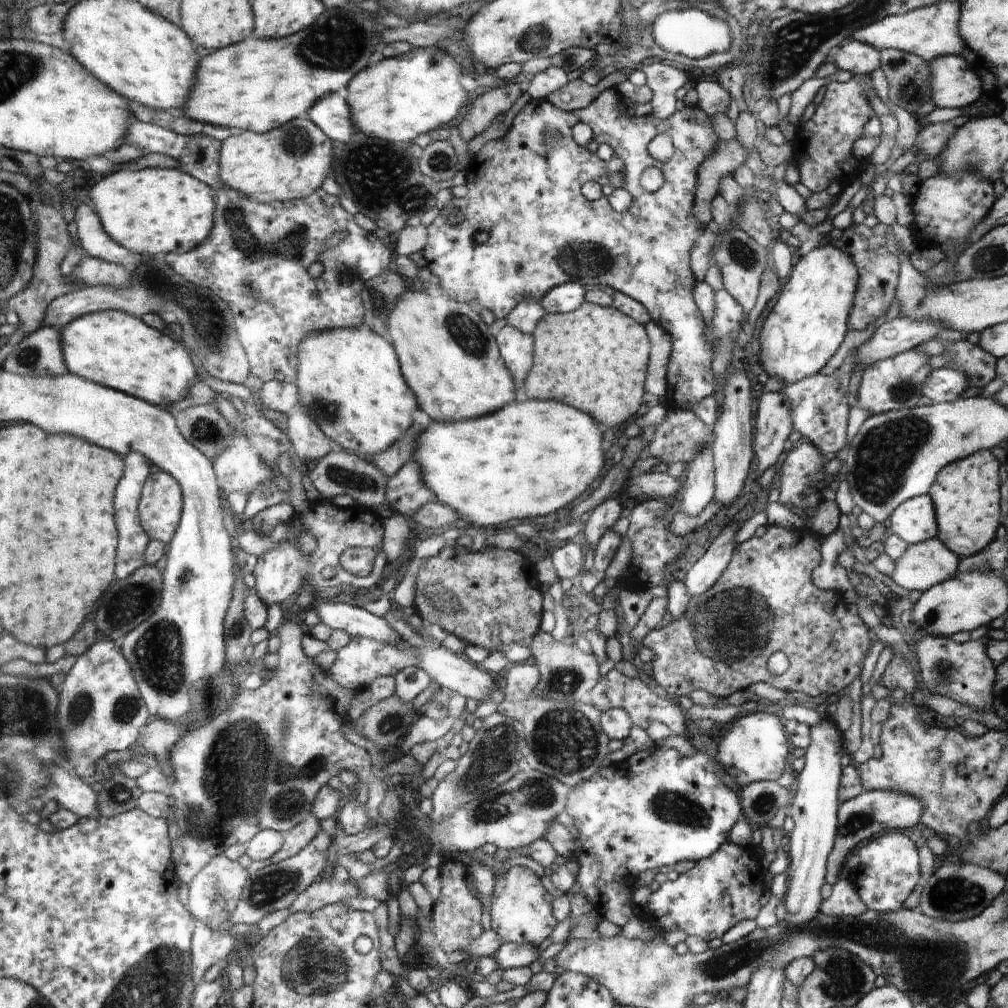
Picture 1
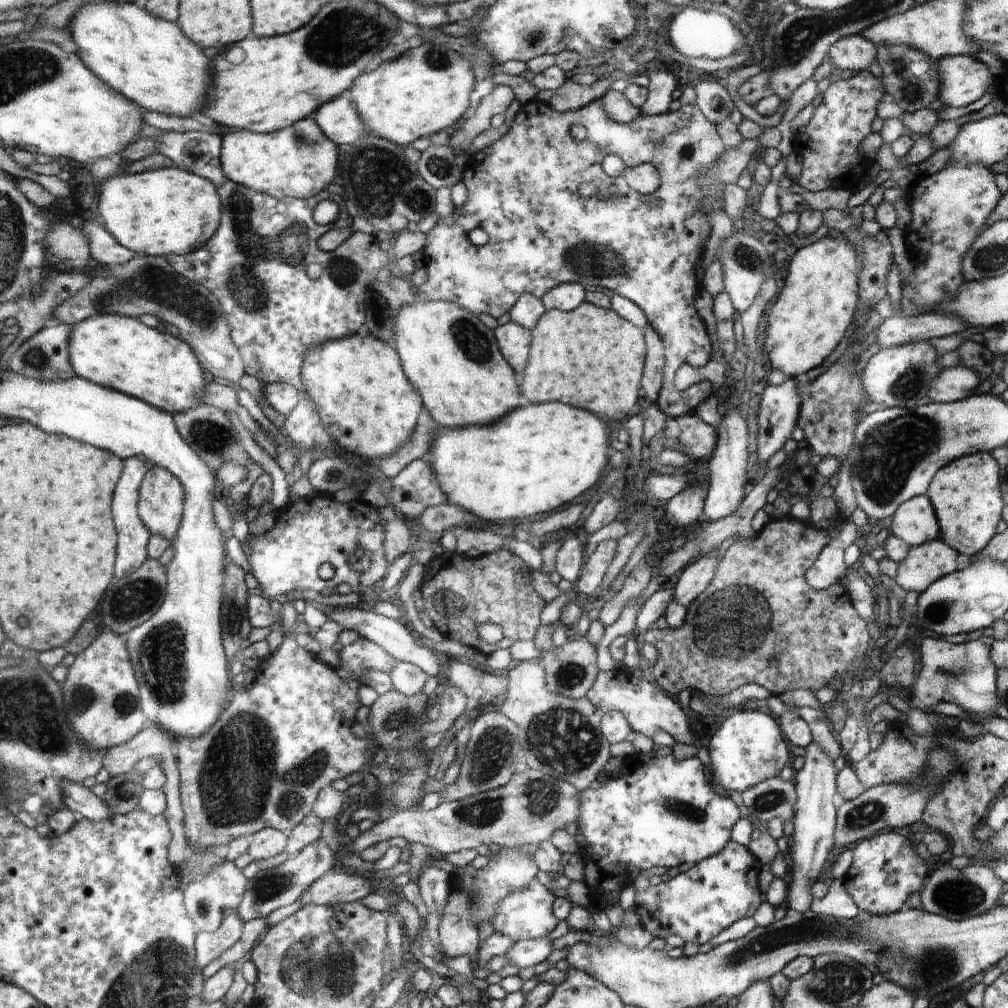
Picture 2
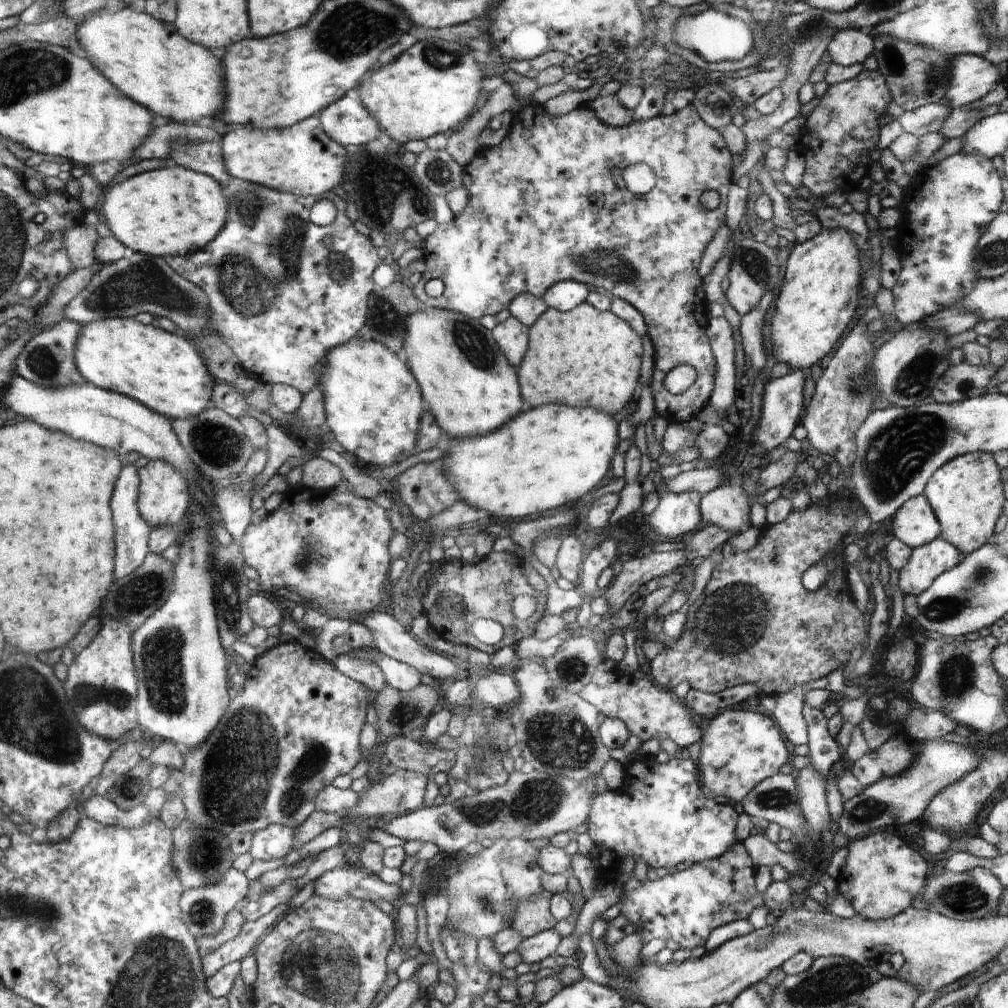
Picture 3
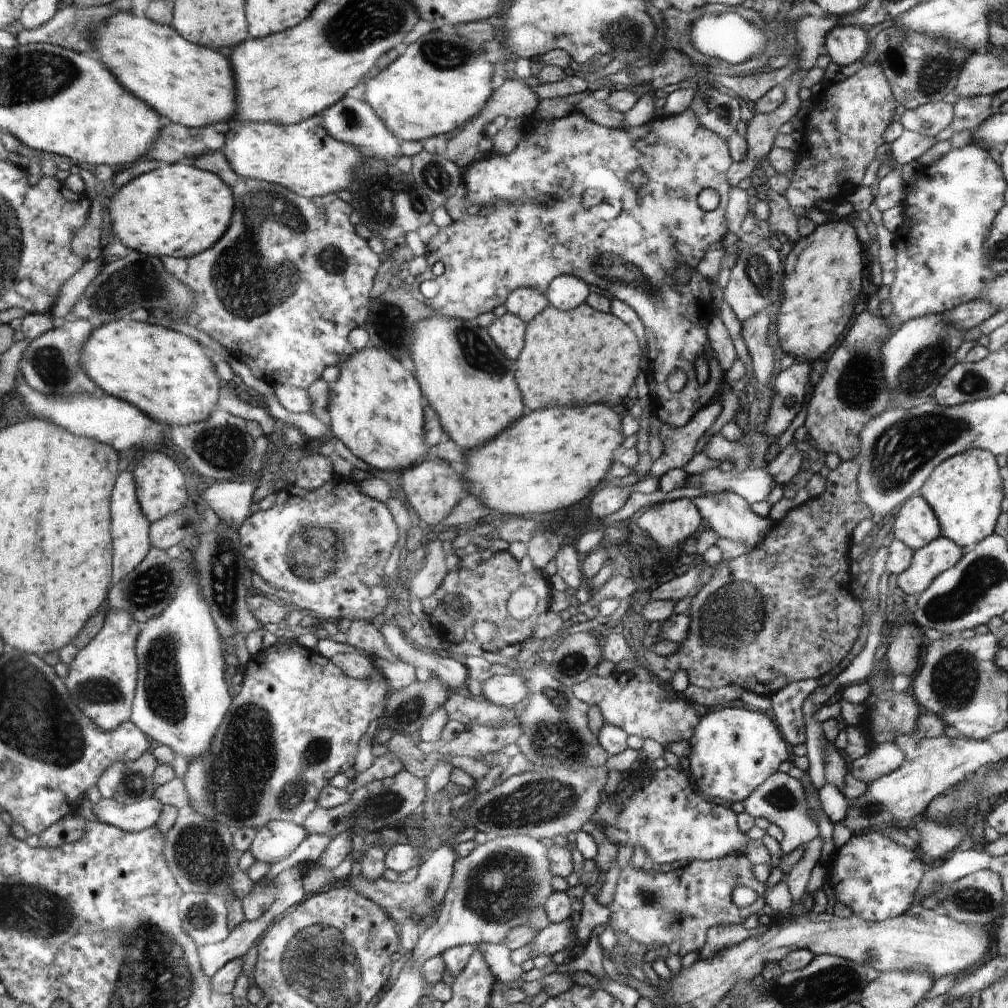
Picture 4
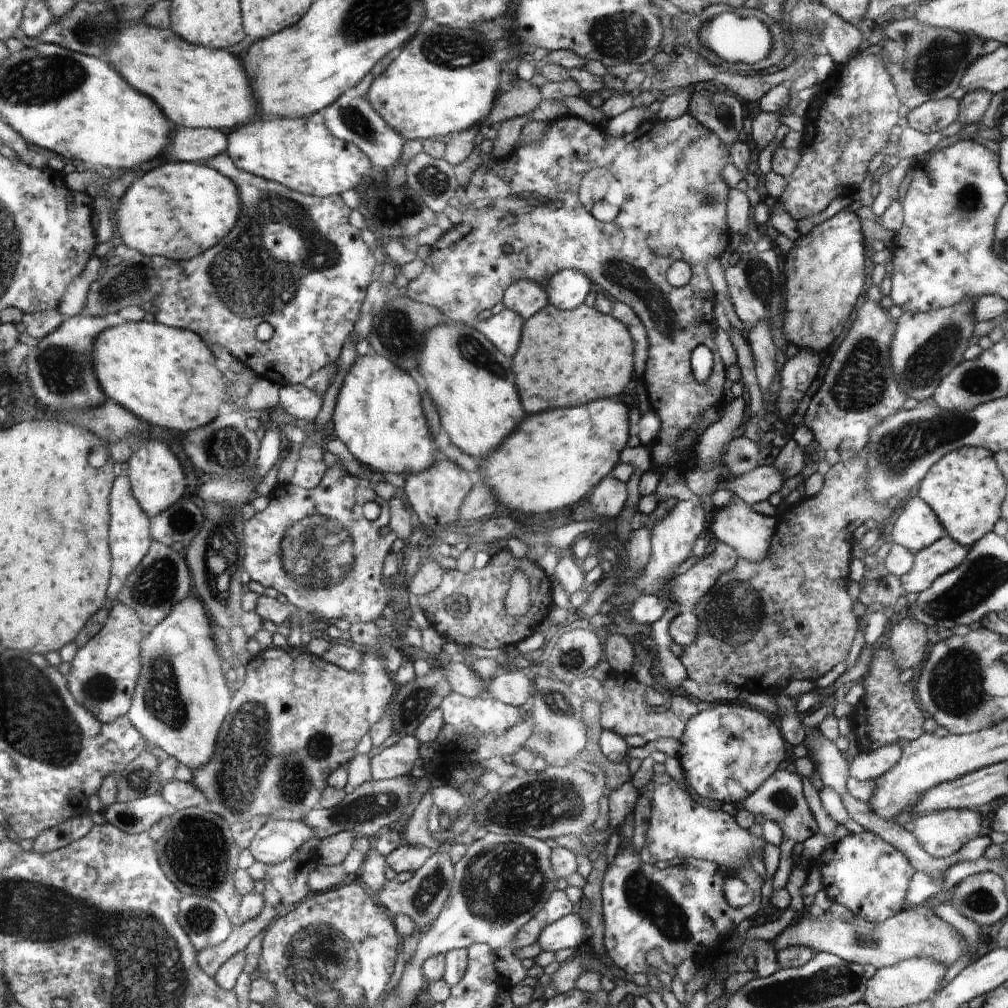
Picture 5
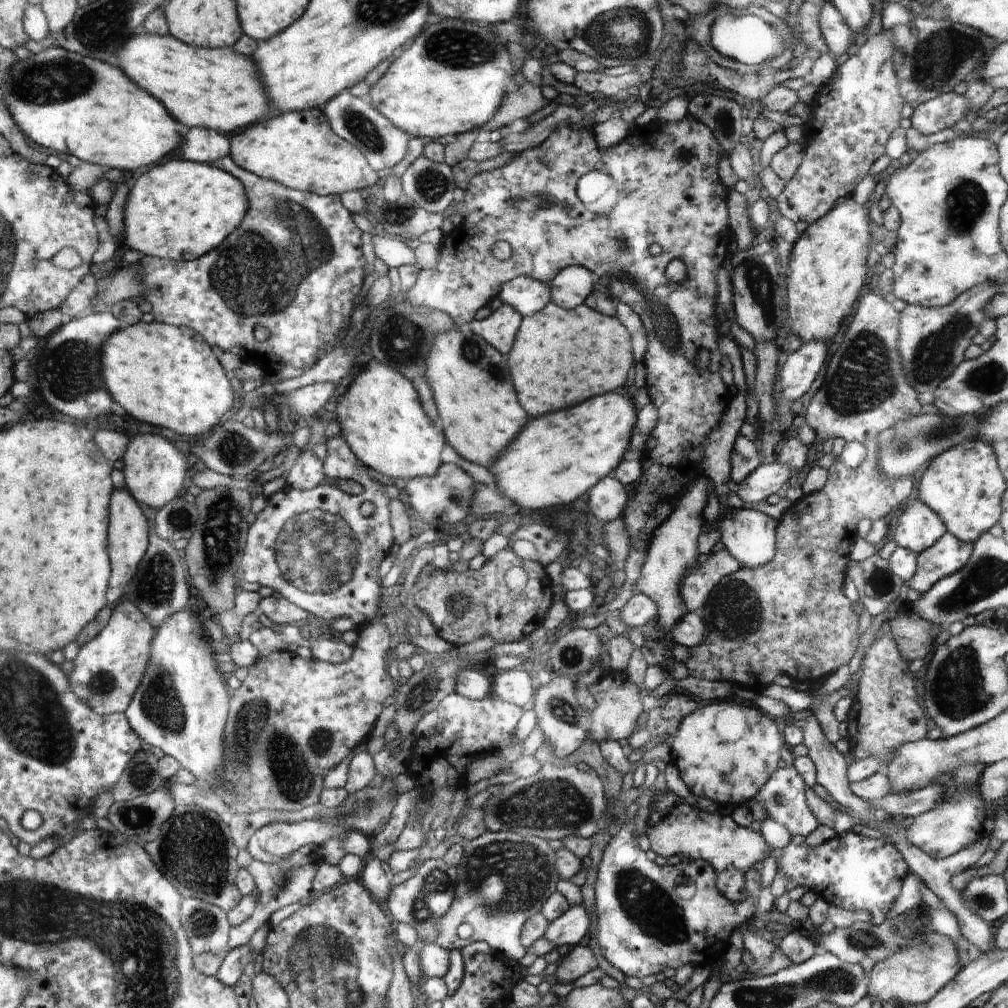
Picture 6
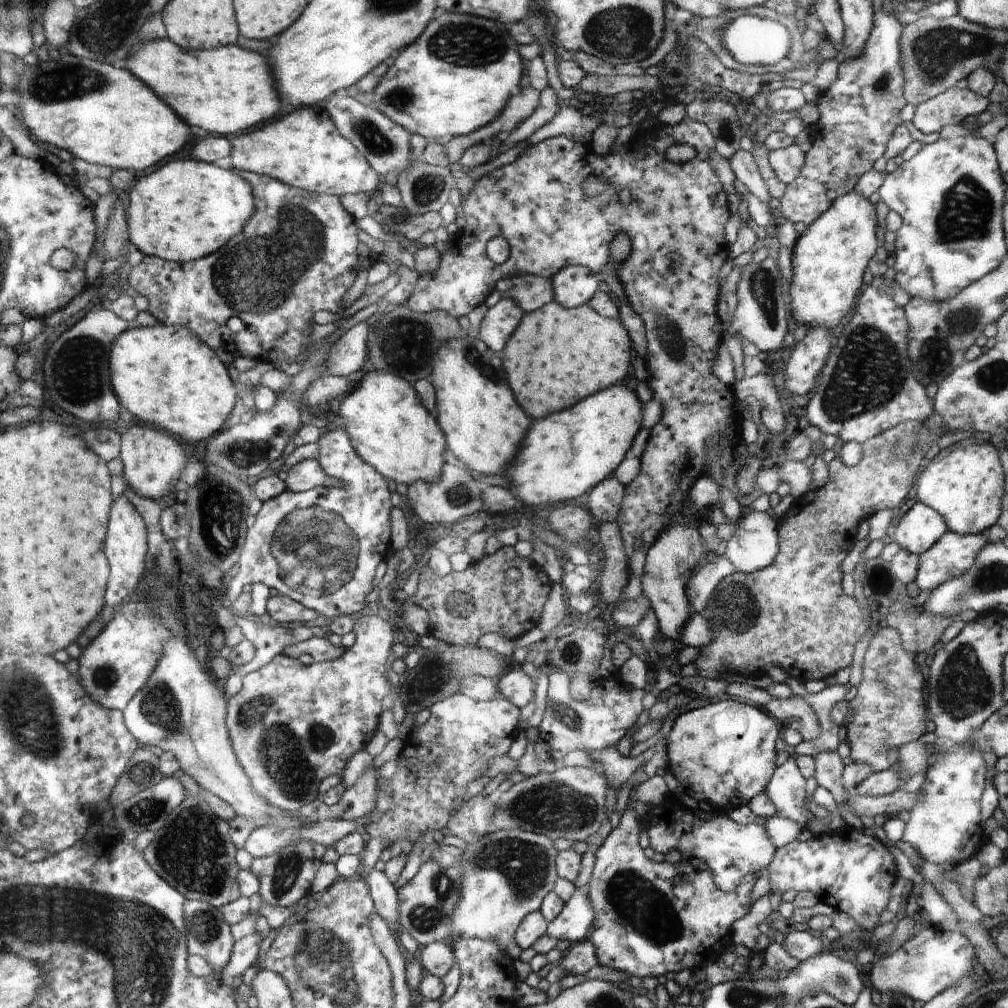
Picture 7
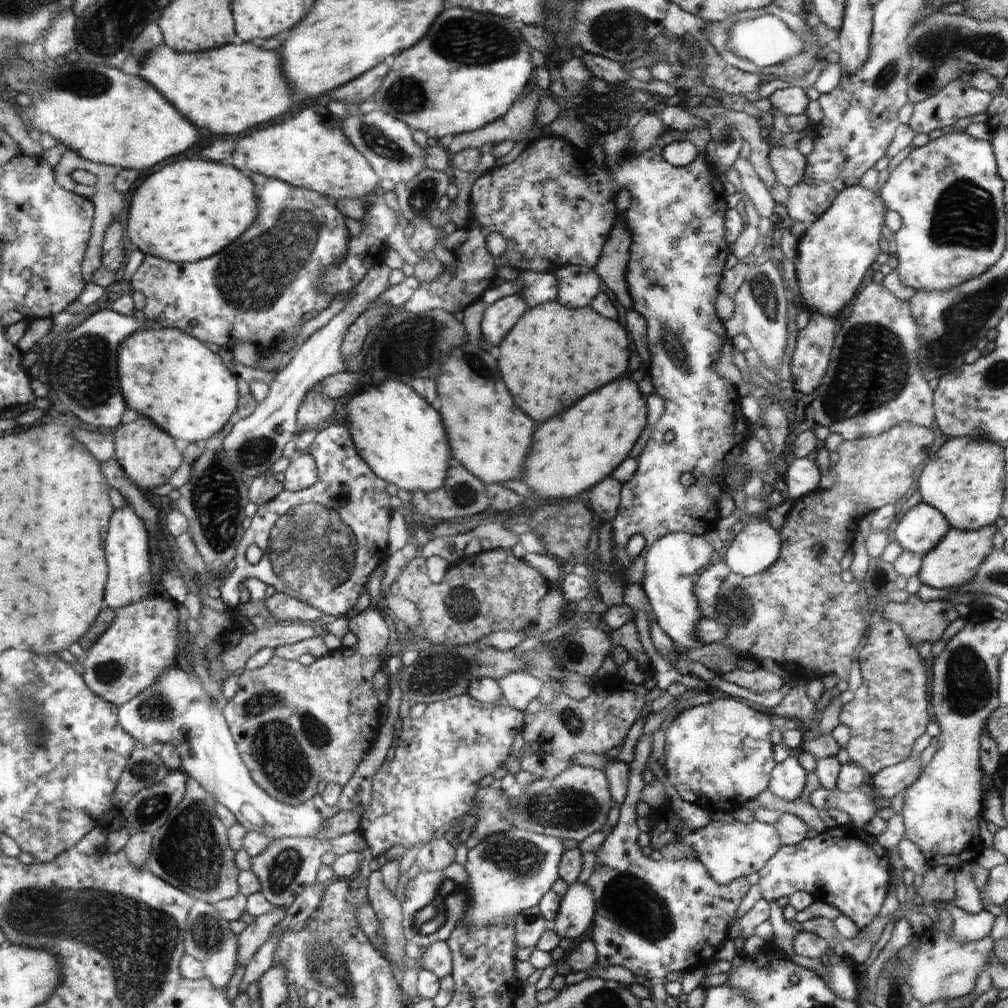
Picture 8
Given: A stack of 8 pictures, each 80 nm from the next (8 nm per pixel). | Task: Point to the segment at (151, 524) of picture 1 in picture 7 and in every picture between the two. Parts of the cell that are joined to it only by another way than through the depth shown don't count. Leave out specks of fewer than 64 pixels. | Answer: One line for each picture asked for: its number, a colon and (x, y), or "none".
2: (162, 495)
3: (163, 496)
4: (160, 490)
5: (157, 480)
6: (154, 470)
7: (152, 463)

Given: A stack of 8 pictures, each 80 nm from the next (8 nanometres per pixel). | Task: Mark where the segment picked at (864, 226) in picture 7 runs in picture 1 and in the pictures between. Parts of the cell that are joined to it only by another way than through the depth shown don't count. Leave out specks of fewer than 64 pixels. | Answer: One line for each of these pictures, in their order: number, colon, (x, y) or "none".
1: (808, 323)
2: (818, 301)
3: (820, 292)
4: (822, 278)
5: (825, 271)
6: (827, 269)

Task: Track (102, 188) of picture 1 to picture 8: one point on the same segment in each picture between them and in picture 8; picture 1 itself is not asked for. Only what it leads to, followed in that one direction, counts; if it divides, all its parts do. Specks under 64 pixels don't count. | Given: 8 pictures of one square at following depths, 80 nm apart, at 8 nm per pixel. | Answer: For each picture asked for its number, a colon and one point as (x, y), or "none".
2: (169, 211)
3: (172, 211)
4: (178, 211)
5: (170, 212)
6: (180, 210)
7: (173, 214)
8: (191, 209)

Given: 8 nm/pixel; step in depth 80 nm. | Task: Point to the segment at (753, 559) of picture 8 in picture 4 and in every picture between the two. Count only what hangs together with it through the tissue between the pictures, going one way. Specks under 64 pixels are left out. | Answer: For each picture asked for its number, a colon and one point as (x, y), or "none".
4: (729, 515)
5: (749, 534)
6: (749, 536)
7: (754, 545)

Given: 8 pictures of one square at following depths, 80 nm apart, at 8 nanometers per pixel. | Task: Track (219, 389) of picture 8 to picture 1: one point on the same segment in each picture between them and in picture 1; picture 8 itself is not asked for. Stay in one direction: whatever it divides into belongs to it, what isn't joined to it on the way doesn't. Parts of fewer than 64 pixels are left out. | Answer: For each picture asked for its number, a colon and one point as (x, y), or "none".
1: (110, 347)
2: (114, 350)
3: (164, 370)
4: (162, 371)
5: (167, 375)
6: (161, 374)
7: (185, 390)

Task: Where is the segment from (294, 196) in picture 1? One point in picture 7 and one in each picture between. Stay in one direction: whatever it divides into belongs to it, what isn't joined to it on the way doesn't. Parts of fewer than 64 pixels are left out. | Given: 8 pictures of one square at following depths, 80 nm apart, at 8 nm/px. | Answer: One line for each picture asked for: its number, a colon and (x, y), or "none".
2: (299, 161)
3: (303, 160)
4: (303, 157)
5: (301, 154)
6: (301, 151)
7: (305, 150)

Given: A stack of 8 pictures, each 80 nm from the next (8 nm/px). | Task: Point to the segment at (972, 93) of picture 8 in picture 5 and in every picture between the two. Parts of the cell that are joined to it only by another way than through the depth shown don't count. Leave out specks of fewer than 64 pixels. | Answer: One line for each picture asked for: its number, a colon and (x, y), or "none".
5: (933, 116)
6: (943, 112)
7: (951, 107)

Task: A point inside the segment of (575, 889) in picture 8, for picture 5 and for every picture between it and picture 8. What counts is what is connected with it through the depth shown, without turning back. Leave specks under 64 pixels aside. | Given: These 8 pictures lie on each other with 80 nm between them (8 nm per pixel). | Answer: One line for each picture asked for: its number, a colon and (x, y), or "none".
5: (568, 932)
6: (570, 928)
7: (577, 916)

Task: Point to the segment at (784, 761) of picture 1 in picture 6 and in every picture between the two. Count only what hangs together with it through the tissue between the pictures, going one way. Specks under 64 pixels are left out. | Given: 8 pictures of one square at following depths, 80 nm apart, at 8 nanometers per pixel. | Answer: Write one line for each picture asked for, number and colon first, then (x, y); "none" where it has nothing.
2: (749, 747)
3: (740, 748)
4: (733, 750)
5: (726, 753)
6: (725, 752)

